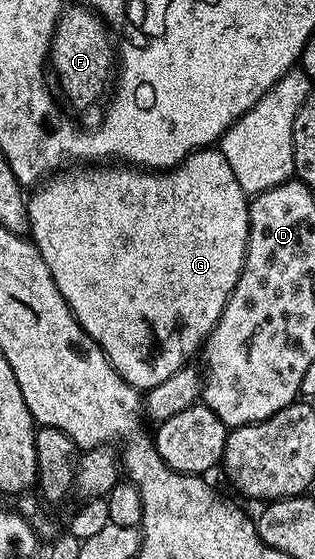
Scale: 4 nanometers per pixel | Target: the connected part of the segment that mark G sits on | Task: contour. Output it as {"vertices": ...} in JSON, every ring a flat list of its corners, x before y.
{"vertices":[[209,146,198,152,191,152,183,162,167,170,145,170,135,166,116,166,120,168,104,168,108,166,83,167,68,166,48,177,35,189,36,192,27,197,28,217,30,218,30,239,42,254,46,266,50,266,50,274,74,318,98,342,98,346,106,354,109,362,116,367,126,382,130,382,141,390,149,390,159,383,165,382,172,374,183,368,192,359,191,356,201,351,204,340,214,330,238,278,242,274,242,266,248,249,248,205,250,197,238,186,238,178,234,178,234,170,230,170,230,162,215,147]]}

